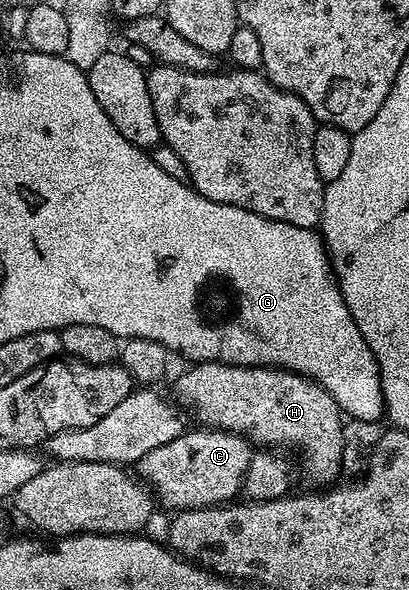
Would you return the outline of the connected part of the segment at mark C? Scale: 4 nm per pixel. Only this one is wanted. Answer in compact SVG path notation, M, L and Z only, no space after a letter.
M204 426L194 427L181 433L179 438L167 442L163 446L155 446L151 454L143 454L135 468L140 479L151 489L154 497L161 500L172 510L184 510L186 508L215 508L228 504L234 499L233 496L242 491L245 475L249 464L253 460L254 449L244 436L236 432L222 432L220 428L207 428Z

